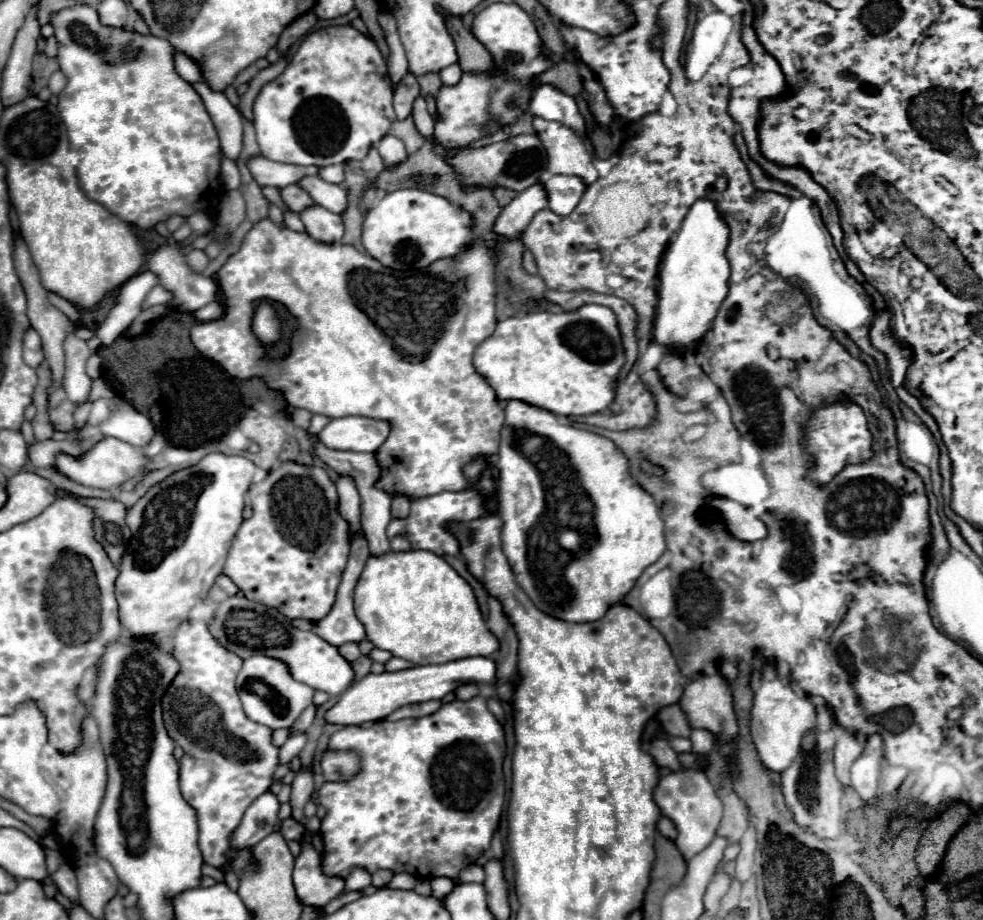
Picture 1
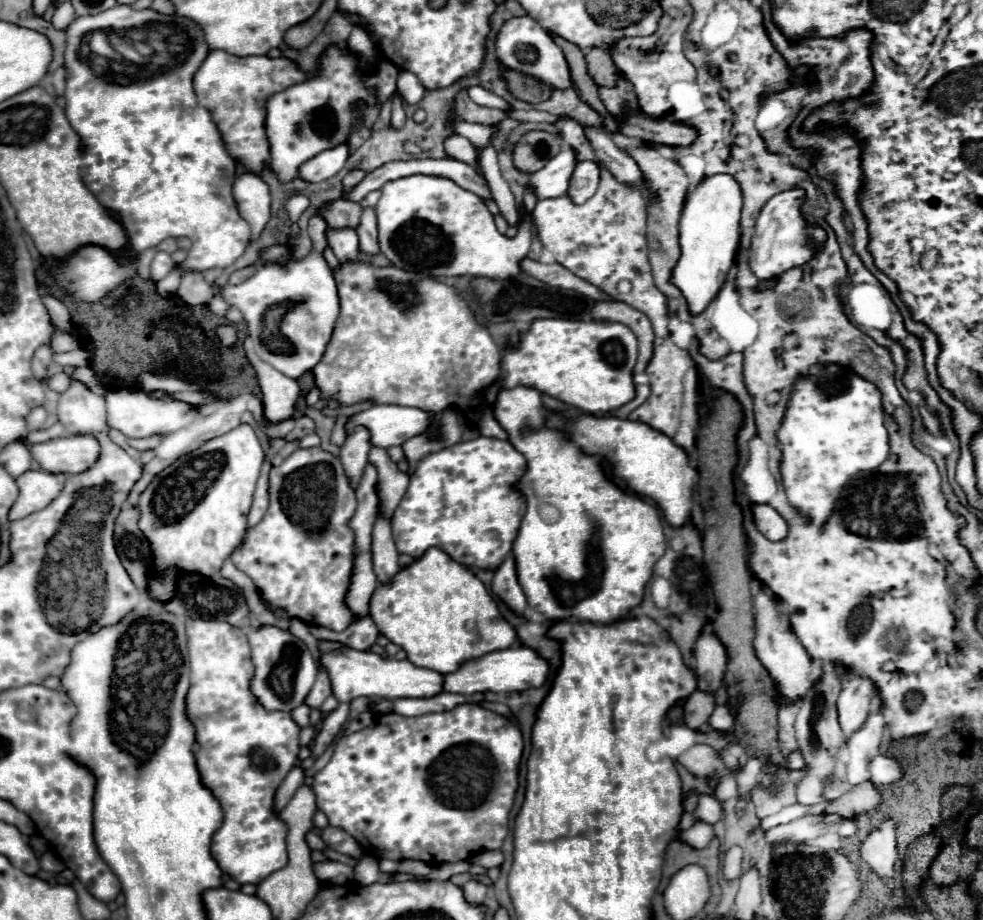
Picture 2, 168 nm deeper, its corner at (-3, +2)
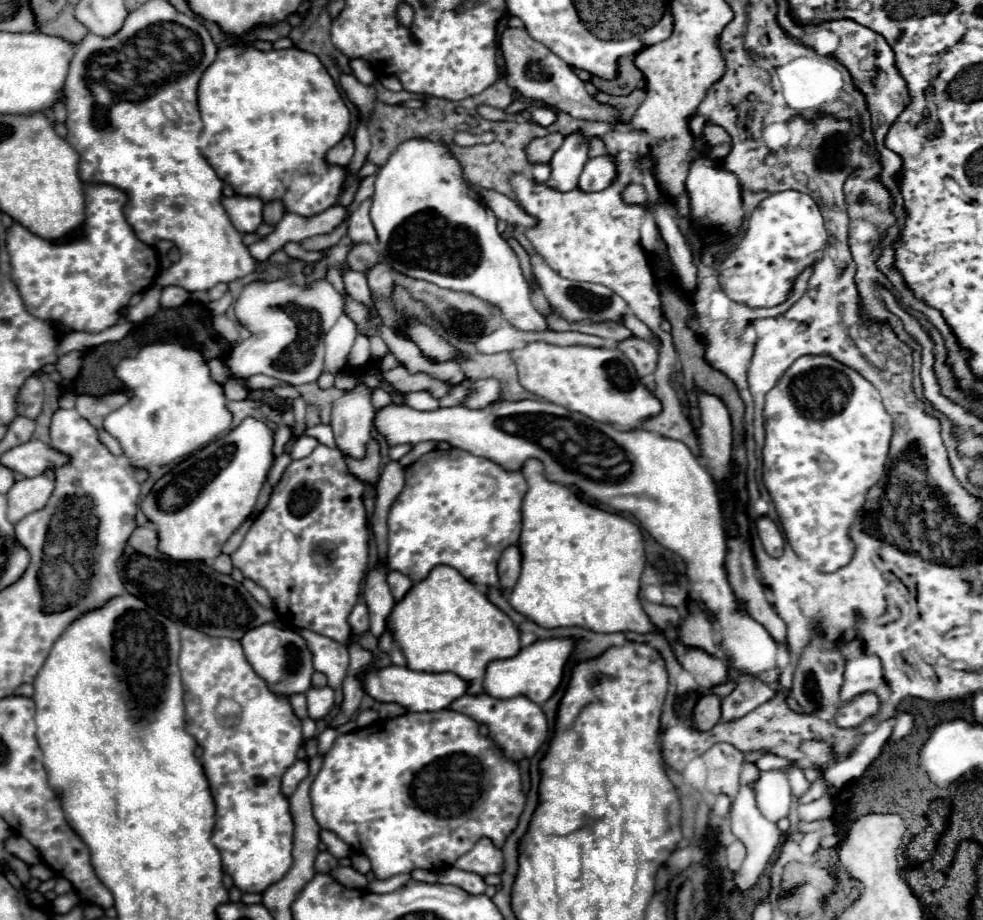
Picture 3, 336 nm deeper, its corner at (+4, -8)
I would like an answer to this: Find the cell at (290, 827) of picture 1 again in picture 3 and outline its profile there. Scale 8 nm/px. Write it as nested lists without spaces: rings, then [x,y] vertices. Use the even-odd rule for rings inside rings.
[[[319,852],[317,860],[315,860],[315,870],[317,872],[329,872],[331,868],[337,866],[337,858],[329,852]]]

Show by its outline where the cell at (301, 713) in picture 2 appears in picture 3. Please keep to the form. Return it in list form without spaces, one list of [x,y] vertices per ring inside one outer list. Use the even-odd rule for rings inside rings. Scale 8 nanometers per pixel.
[[[295,694],[289,698],[291,706],[293,706],[293,712],[295,716],[299,716],[299,720],[307,718],[307,696],[305,694]]]

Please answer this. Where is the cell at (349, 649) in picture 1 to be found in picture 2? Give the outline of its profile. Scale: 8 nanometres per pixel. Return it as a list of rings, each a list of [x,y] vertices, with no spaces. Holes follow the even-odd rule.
[[[370,614],[354,620],[344,632],[334,632],[334,630],[328,630],[328,628],[322,628],[322,626],[310,626],[310,632],[316,638],[336,640],[336,642],[342,642],[348,648],[354,648],[354,650],[368,650],[380,634],[374,620],[370,618]]]

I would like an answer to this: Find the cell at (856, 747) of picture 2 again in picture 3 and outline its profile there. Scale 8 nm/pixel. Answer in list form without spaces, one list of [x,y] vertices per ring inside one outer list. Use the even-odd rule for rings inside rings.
[[[867,692],[857,696],[853,702],[843,702],[837,708],[835,722],[839,728],[857,728],[863,722],[875,718],[879,712],[879,700],[875,694]]]

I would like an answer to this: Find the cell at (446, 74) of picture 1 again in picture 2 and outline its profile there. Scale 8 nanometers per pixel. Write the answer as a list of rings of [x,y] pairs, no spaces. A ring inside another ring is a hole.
[[[480,86],[469,87],[467,88],[467,92],[470,98],[479,105],[498,108],[505,111],[509,109],[509,105],[505,100]]]

